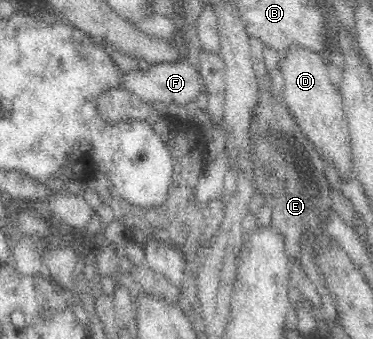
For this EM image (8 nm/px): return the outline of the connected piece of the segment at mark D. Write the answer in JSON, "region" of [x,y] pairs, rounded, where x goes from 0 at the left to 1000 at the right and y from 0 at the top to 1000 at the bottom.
{"region":[[[775,133],[764,162],[751,162],[737,201],[759,227],[753,298],[812,398],[834,413],[863,469],[887,472],[887,484],[898,484],[917,531],[944,531],[941,437],[922,354],[917,286],[885,242],[871,180],[834,145]]]}

